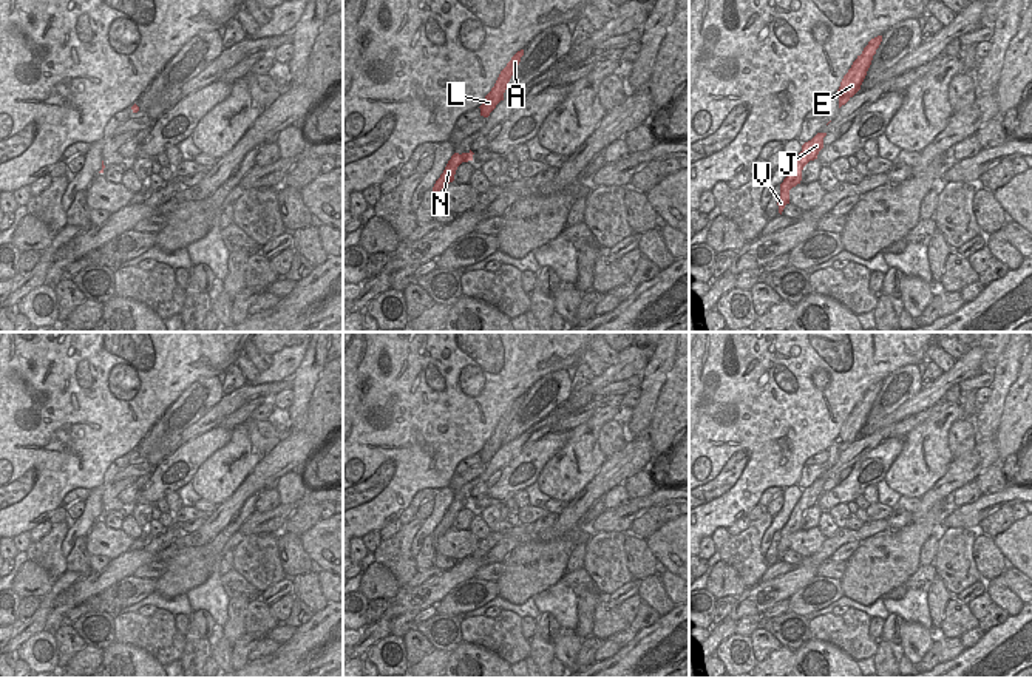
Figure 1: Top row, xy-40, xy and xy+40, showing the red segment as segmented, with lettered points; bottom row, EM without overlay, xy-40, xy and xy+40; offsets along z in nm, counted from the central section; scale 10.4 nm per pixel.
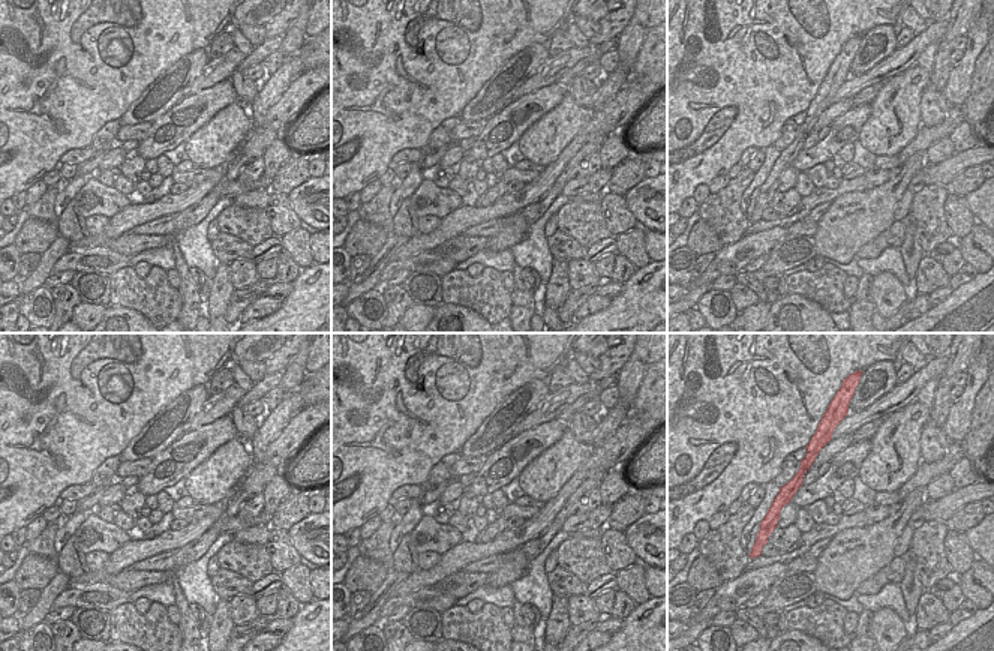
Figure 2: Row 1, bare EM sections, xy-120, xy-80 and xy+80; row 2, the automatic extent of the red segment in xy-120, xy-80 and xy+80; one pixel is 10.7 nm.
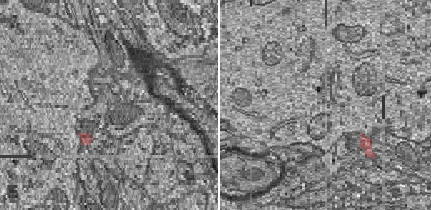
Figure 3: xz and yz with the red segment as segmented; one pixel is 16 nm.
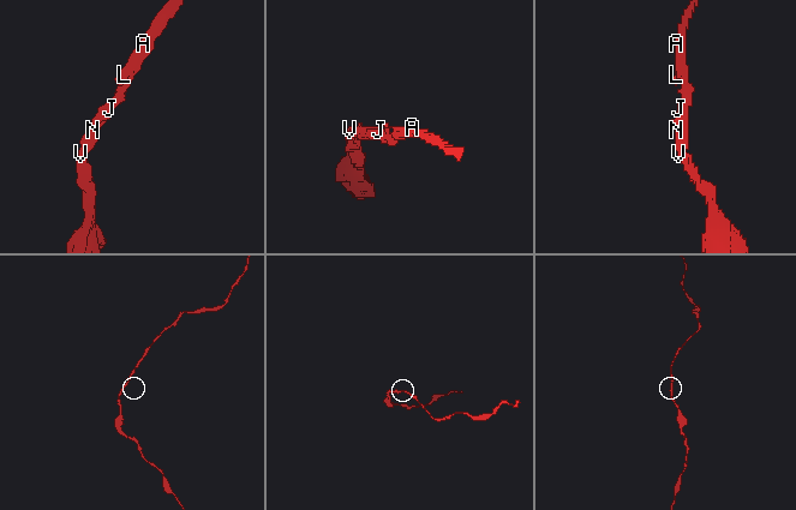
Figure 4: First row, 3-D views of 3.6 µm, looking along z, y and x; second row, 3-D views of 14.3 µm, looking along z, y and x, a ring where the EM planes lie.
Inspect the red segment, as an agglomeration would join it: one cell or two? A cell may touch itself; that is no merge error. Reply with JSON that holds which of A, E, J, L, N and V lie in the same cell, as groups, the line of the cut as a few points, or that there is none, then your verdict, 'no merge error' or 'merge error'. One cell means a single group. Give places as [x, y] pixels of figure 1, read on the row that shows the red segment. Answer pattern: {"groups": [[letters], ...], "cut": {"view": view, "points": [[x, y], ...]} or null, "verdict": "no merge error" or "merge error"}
{"groups": [["A", "E", "J", "L", "N", "V"]], "cut": null, "verdict": "no merge error"}

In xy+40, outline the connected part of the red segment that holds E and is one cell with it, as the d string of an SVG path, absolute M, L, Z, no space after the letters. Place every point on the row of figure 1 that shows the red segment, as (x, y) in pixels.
M878 36L868 42L862 54L853 62L848 73L844 76L840 86L836 93L839 97L839 108L845 105L859 90L871 65L873 56L882 42L882 36Z

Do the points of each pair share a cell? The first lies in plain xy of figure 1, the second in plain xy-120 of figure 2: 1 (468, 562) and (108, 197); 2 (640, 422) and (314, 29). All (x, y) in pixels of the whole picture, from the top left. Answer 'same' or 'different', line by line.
1: different
2: different

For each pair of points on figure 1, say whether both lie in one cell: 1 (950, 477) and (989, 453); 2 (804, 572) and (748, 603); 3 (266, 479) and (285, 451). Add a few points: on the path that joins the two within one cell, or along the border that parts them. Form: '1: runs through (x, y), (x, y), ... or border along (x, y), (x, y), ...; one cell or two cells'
1: runs through (960, 471), (980, 457); one cell
2: runs through (790, 583), (762, 589); one cell
3: runs through (266, 473), (281, 457); one cell

